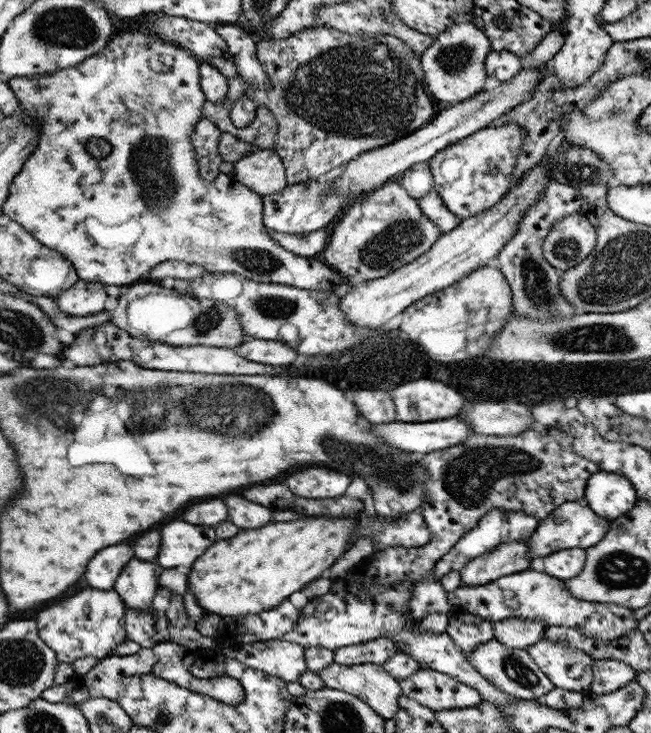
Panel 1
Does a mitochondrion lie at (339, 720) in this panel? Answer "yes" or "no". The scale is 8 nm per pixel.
yes

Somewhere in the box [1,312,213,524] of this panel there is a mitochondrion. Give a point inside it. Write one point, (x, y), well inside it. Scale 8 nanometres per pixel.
(34, 398)

